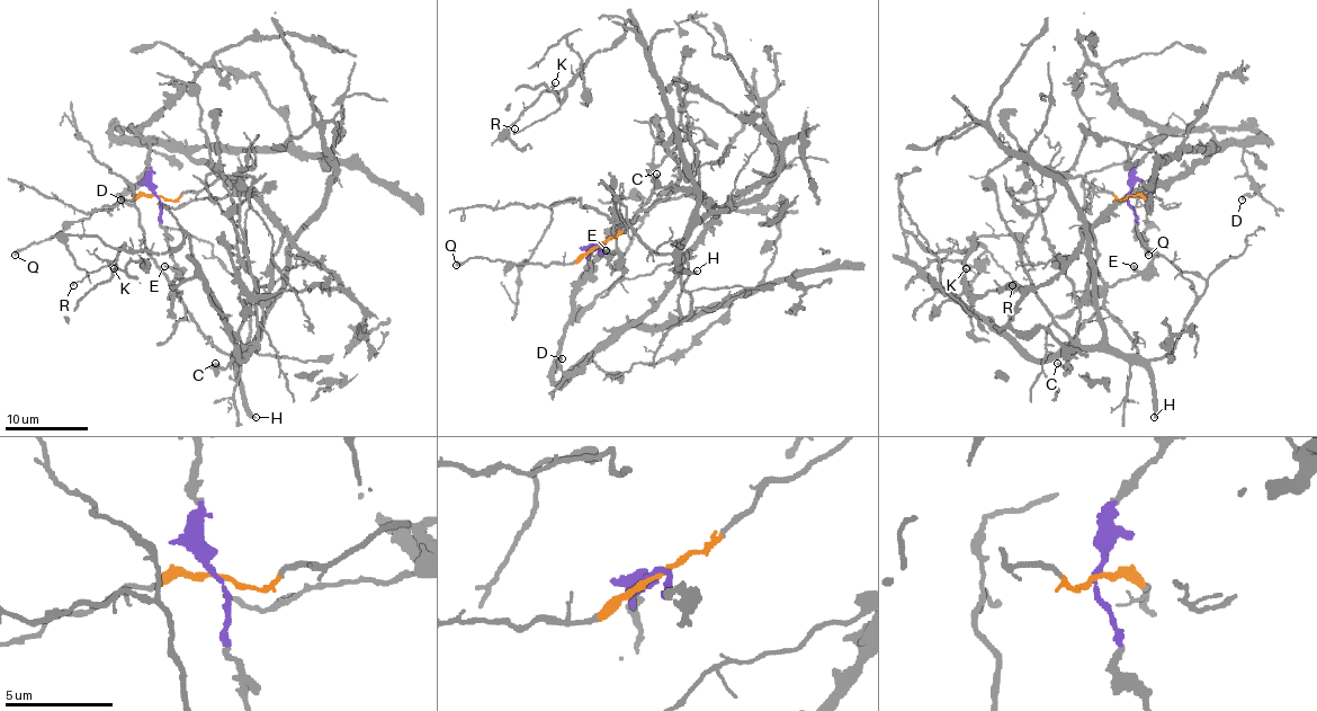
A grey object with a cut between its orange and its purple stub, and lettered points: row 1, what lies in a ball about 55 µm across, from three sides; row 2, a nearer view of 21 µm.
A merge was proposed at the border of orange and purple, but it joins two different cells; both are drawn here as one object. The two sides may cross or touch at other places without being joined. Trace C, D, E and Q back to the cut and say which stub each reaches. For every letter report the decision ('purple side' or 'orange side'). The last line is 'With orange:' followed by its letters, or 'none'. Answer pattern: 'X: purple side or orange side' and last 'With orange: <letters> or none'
C: purple side
D: purple side
E: purple side
Q: orange side
With orange: Q

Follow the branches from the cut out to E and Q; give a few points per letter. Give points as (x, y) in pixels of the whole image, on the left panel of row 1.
E: (158, 195), (161, 228), (176, 272), (163, 265)
Q: (158, 195), (139, 195), (118, 201), (89, 218), (71, 222), (52, 238), (27, 245), (15, 255)

